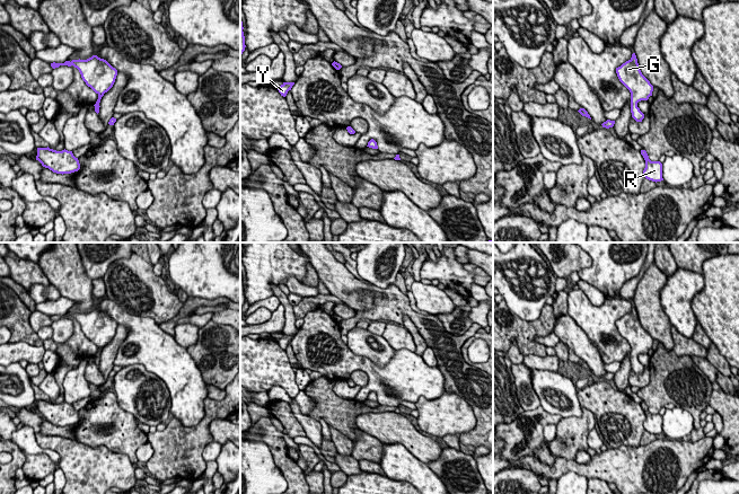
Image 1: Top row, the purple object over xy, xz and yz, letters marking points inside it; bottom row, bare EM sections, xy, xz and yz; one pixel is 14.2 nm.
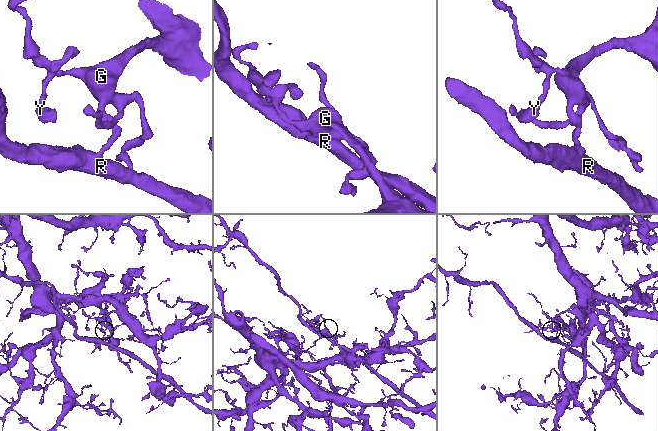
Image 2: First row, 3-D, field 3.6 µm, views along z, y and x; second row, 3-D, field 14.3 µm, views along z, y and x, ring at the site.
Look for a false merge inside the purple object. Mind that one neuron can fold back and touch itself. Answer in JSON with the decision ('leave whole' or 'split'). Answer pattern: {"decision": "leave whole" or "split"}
{"decision": "split"}

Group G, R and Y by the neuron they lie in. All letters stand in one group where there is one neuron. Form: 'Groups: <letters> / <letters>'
Groups: G Y / R

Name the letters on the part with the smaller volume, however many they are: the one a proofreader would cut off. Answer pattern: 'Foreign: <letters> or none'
Foreign: R

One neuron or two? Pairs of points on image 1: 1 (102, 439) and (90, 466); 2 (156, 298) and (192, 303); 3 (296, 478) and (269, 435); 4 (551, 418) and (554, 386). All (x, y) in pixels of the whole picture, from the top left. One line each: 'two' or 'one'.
1: two
2: two
3: one
4: two

